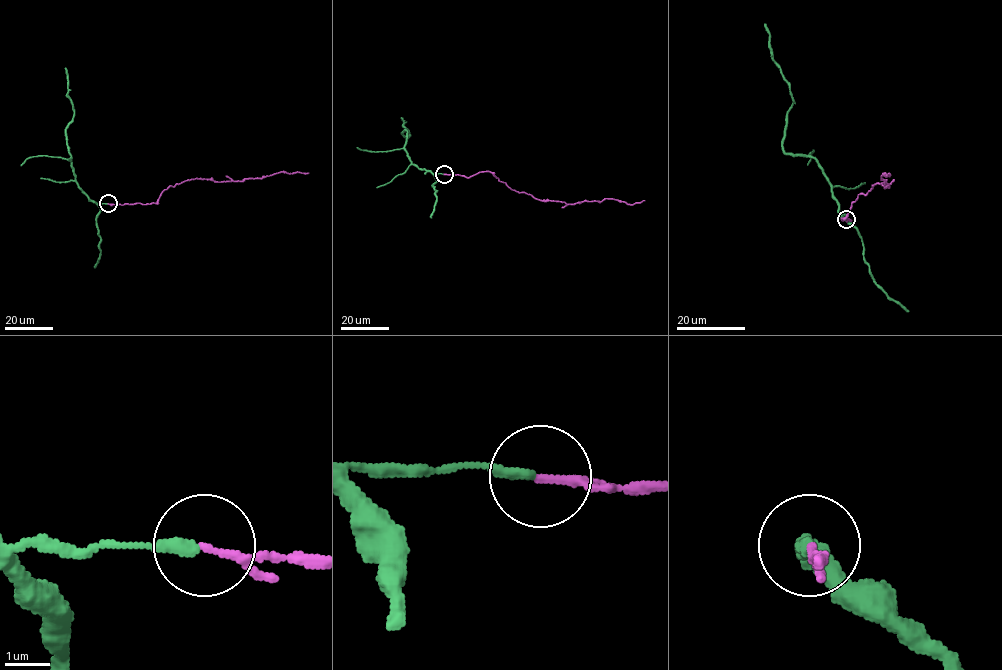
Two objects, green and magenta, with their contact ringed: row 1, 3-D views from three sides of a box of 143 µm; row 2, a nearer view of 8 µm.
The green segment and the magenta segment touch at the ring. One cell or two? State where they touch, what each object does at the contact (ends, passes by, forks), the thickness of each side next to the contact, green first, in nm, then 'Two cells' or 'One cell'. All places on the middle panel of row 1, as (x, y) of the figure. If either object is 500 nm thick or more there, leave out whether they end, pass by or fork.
Place: (444, 174). At the ring green ends. At the ring magenta ends. Thickness 240 nm (green) against 170 nm. One cell

